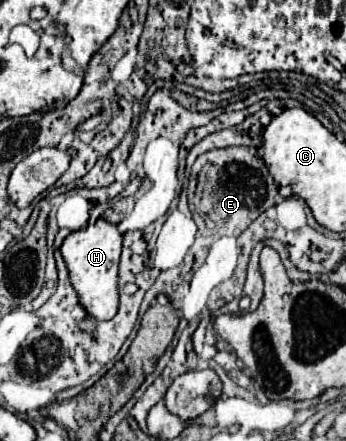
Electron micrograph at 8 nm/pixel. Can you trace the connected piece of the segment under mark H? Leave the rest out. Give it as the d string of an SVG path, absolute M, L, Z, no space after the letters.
M104 218L88 224L82 230L70 232L60 246L62 258L66 262L70 284L74 286L80 304L96 320L110 320L118 312L118 262L122 250L122 234L118 228Z

